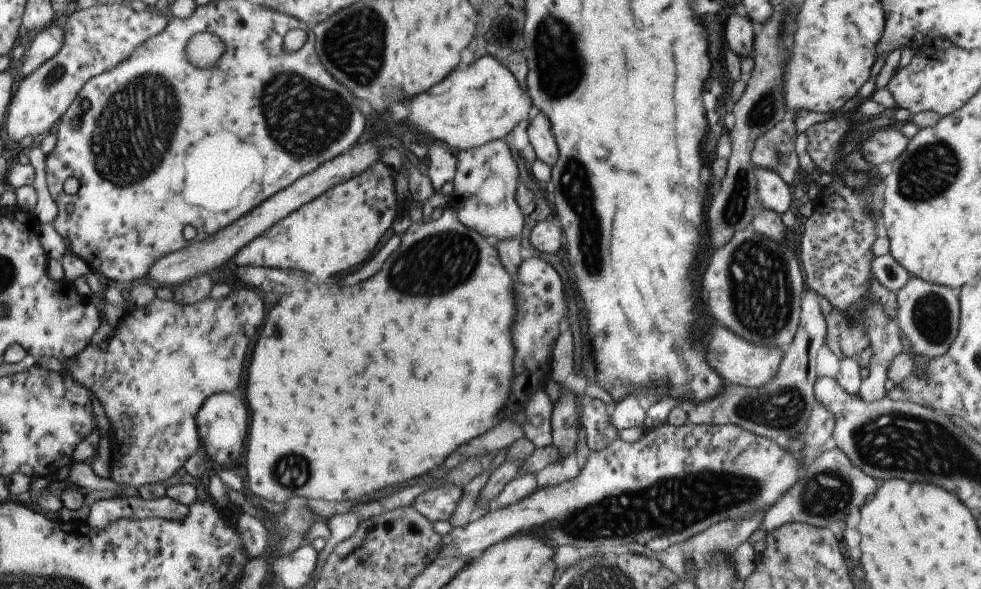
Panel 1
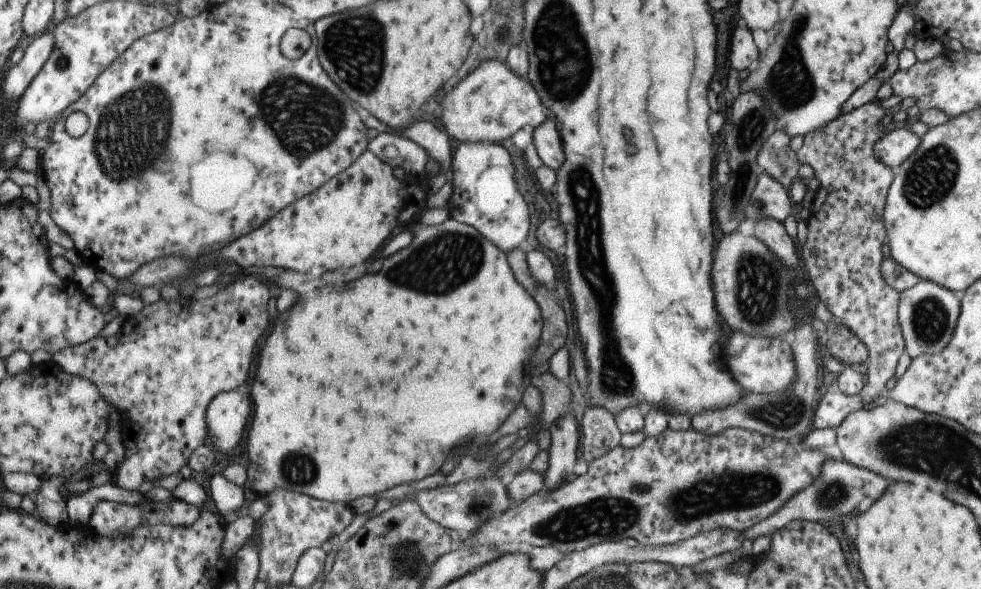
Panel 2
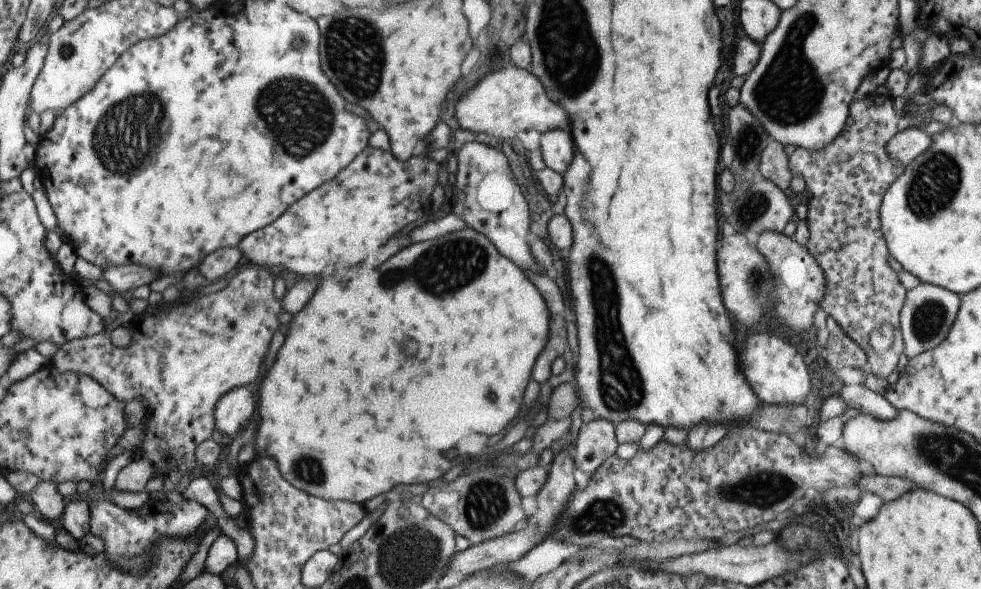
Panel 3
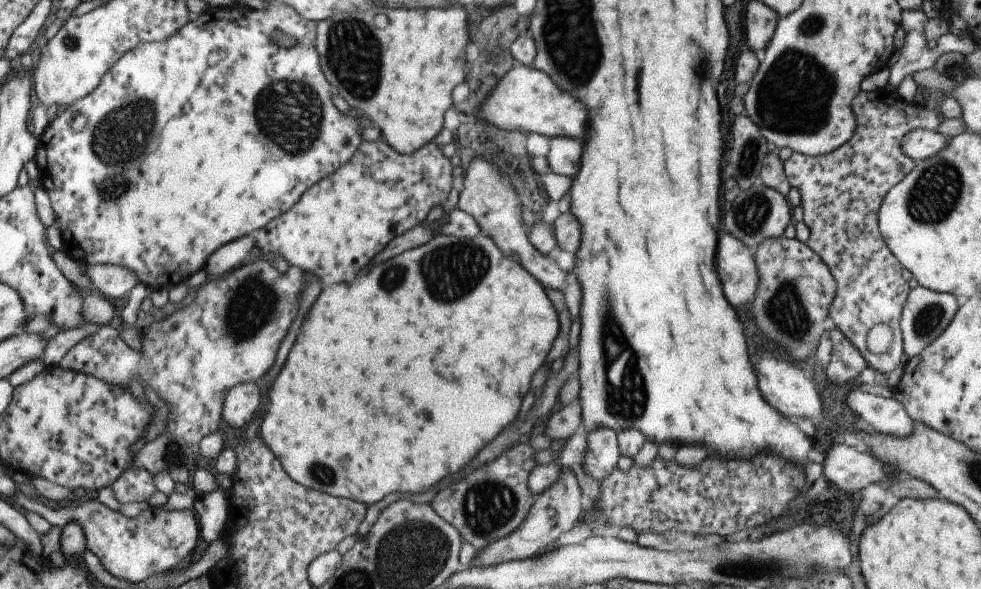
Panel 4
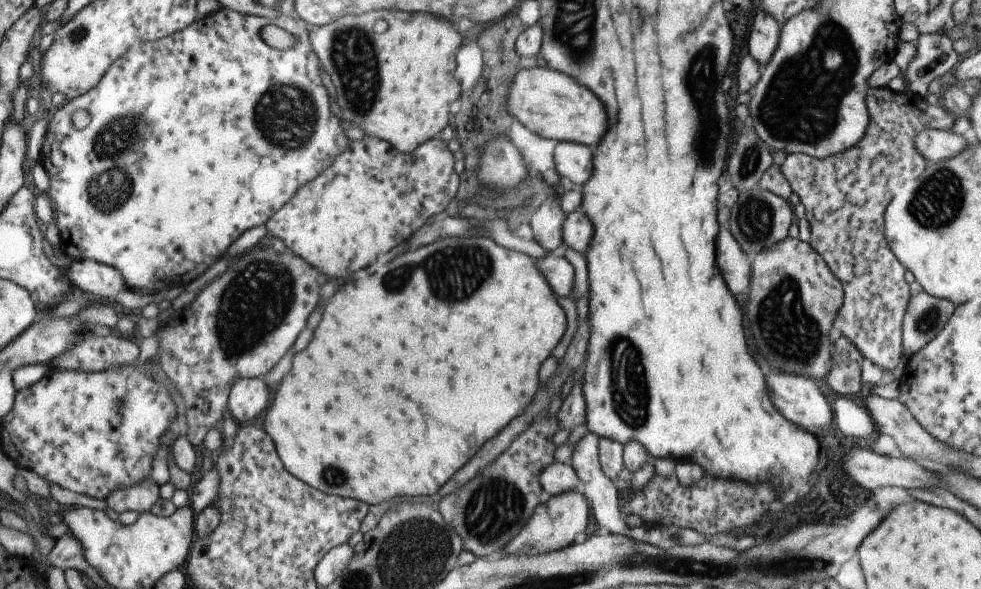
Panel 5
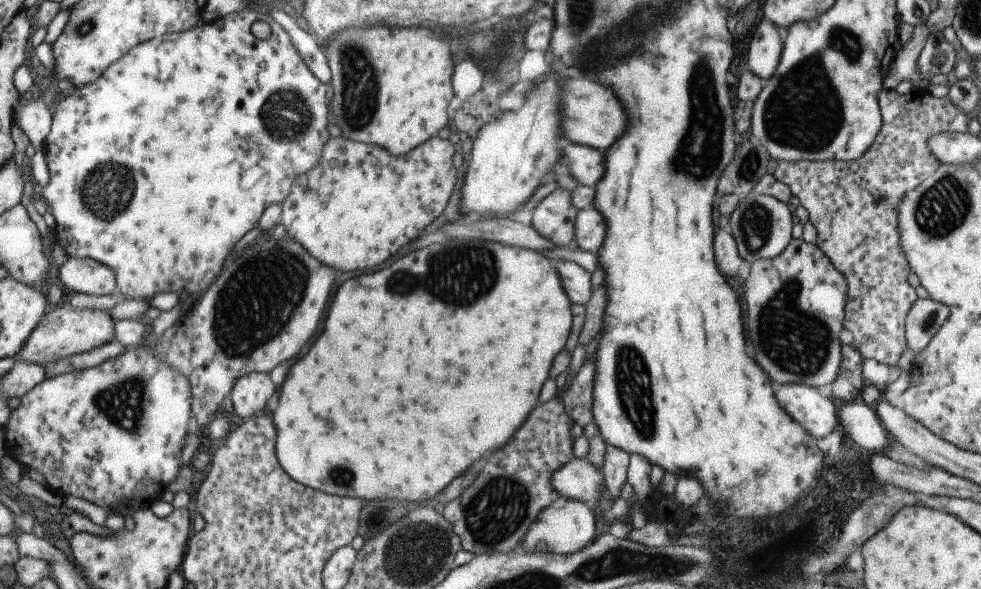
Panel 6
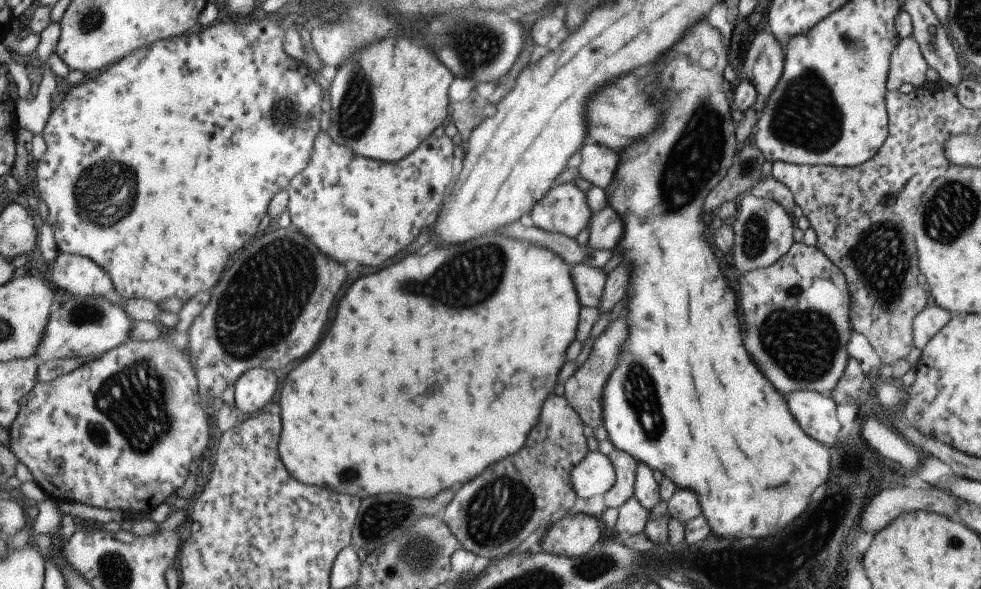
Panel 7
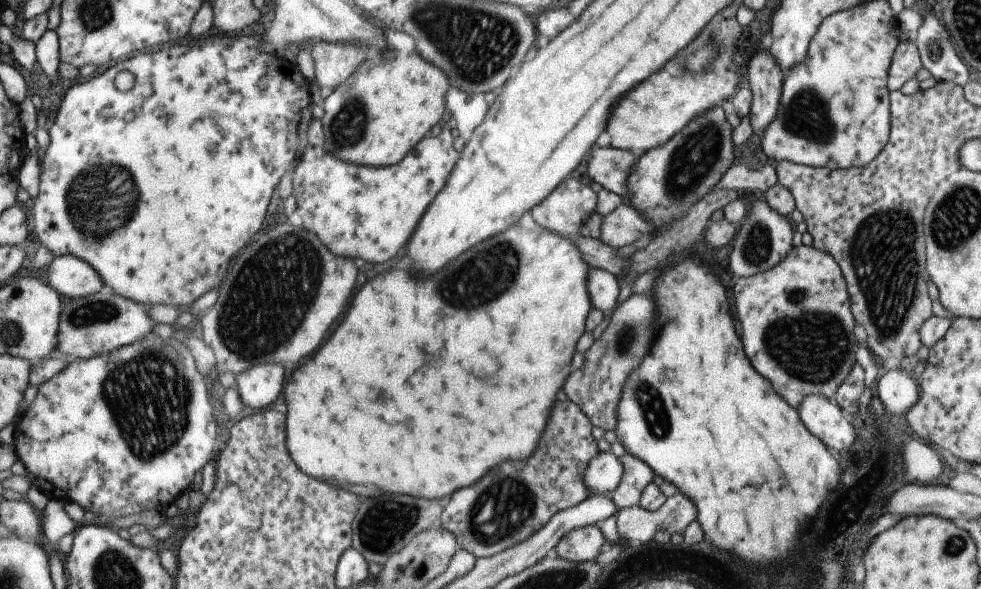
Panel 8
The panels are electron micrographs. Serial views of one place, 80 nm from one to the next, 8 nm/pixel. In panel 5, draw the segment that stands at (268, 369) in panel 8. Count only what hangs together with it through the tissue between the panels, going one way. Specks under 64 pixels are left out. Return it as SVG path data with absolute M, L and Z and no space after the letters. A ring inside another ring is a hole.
M242 378L236 380L226 398L226 415L238 425L249 424L254 416L261 414L267 404L267 390L261 380Z

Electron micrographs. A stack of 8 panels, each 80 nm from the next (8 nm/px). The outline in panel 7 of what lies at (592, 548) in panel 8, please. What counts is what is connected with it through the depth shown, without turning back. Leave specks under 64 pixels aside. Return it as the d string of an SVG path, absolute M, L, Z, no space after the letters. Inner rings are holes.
M567 511L552 519L538 542L541 550L552 555L577 558L599 541L597 517L582 512Z

